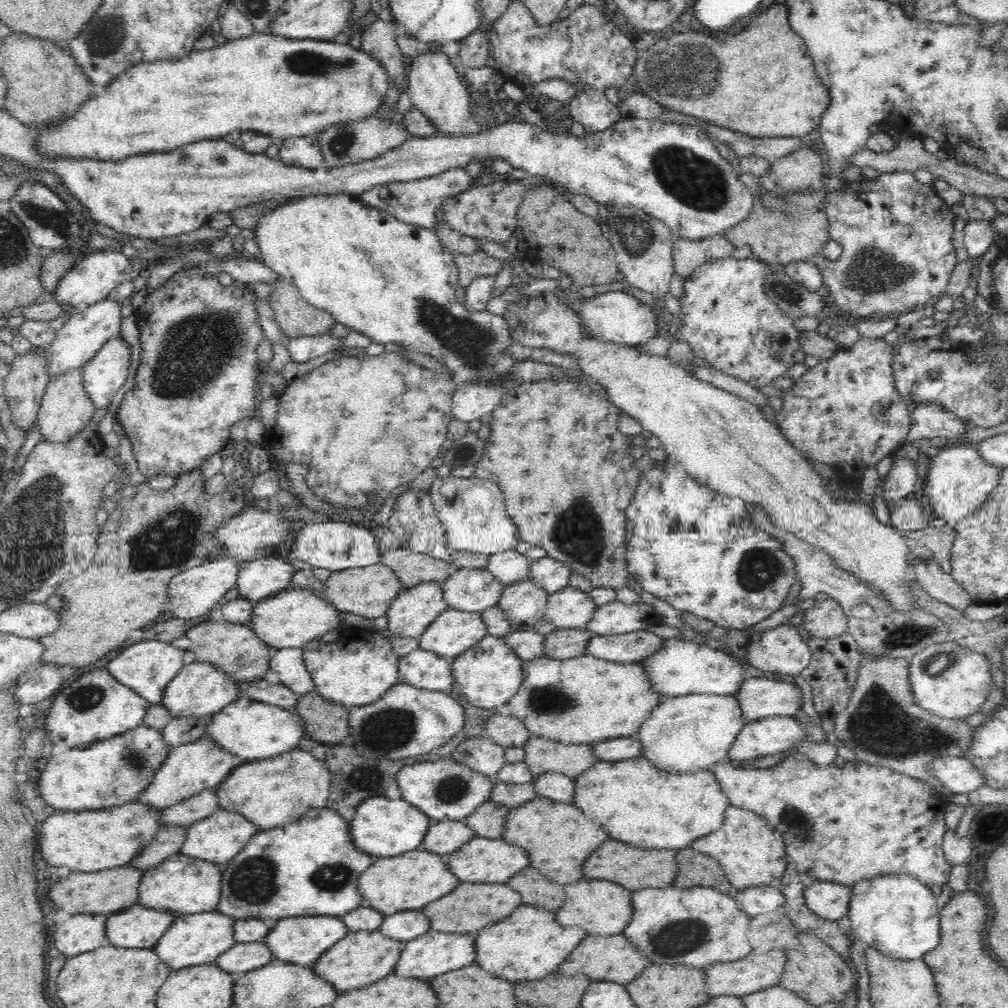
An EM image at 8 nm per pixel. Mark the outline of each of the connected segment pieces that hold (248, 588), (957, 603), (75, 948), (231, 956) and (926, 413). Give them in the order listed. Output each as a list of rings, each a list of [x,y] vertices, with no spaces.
[[[286,556],[262,558],[262,560],[243,561],[236,589],[240,596],[257,604],[291,588],[296,567]]]
[[[933,560],[914,561],[911,564],[915,567],[919,583],[931,598],[961,612],[973,604],[970,594]]]
[[[78,912],[55,925],[56,947],[66,958],[98,949],[108,944],[109,915],[98,912]]]
[[[261,940],[232,946],[228,952],[218,958],[217,964],[224,971],[239,976],[267,966],[274,959],[272,949]]]
[[[937,400],[914,403],[911,413],[912,426],[908,441],[914,442],[921,438],[947,437],[954,441],[964,428],[962,421],[954,413],[948,412]]]

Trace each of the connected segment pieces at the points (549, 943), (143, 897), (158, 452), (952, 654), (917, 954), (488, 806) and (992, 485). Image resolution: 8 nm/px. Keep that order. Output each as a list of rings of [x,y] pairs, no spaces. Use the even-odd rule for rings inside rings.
[[[522,904],[500,924],[488,925],[477,935],[478,964],[490,974],[510,978],[512,982],[534,980],[559,970],[558,966],[578,948],[588,933],[580,926],[560,926],[550,910]]]
[[[183,852],[173,854],[145,871],[139,903],[156,910],[172,911],[176,916],[216,911],[222,894],[223,872],[224,865],[218,862],[192,858]]]
[[[202,267],[182,269],[170,276],[167,283],[153,292],[146,292],[144,302],[134,309],[133,317],[138,325],[139,336],[139,365],[135,376],[132,390],[124,397],[123,405],[119,410],[119,419],[125,426],[126,436],[133,444],[133,454],[138,462],[139,472],[149,477],[158,474],[170,474],[177,477],[181,473],[190,473],[202,467],[208,457],[220,453],[230,441],[230,428],[234,422],[243,418],[253,417],[256,412],[256,384],[258,384],[258,373],[261,370],[262,361],[258,359],[258,346],[265,338],[265,331],[261,323],[260,300],[252,288],[244,282],[234,281],[228,286],[219,286],[214,274],[205,272]]]
[[[957,640],[930,645],[911,658],[911,679],[917,701],[942,718],[966,718],[980,712],[994,685],[991,656],[972,650]]]
[[[902,876],[880,877],[852,887],[847,924],[856,940],[868,944],[886,957],[902,961],[921,961],[942,942],[941,910],[930,887]]]
[[[490,800],[464,820],[477,831],[478,837],[500,839],[508,829],[509,816],[513,810],[512,806]]]
[[[954,443],[934,452],[928,473],[926,489],[920,497],[927,507],[928,517],[936,523],[958,526],[962,520],[980,513],[981,508],[992,498],[994,490],[1001,486],[1005,468],[990,463],[976,445]]]

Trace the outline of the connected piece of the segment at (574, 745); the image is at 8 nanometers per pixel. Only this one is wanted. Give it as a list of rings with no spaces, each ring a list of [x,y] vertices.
[[[533,736],[523,747],[526,749],[525,763],[536,778],[547,772],[559,772],[576,779],[600,761],[596,746],[590,742],[560,742],[552,738]]]

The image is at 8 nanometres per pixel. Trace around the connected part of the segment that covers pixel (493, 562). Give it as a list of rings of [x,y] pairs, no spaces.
[[[517,549],[489,555],[486,568],[505,586],[531,580],[532,560]]]

